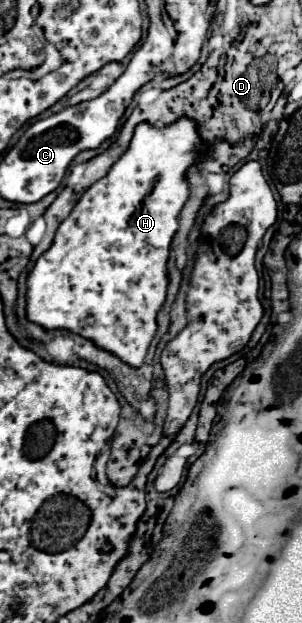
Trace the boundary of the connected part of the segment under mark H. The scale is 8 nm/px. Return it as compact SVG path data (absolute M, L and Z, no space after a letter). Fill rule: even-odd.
M180 117L164 127L142 121L124 155L110 167L106 177L84 191L72 213L58 227L52 247L40 255L30 271L26 279L26 317L46 331L66 329L76 333L96 347L112 351L130 367L140 367L158 327L158 311L166 301L170 245L178 229L178 215L190 197L186 175L190 167L210 153L212 143L200 135L196 119Z

